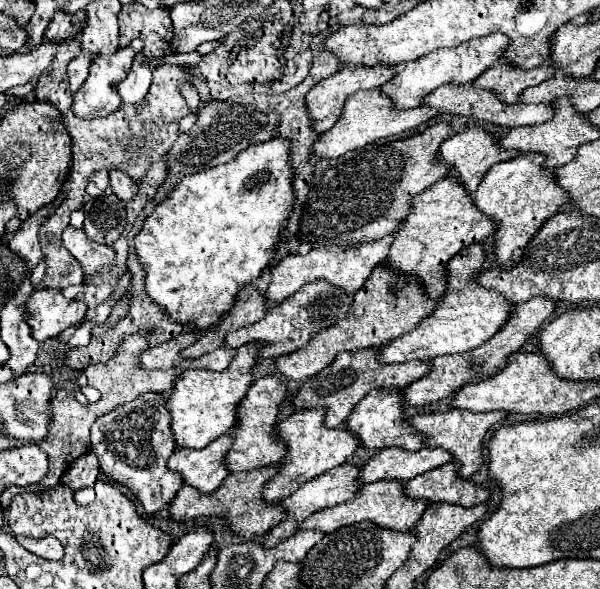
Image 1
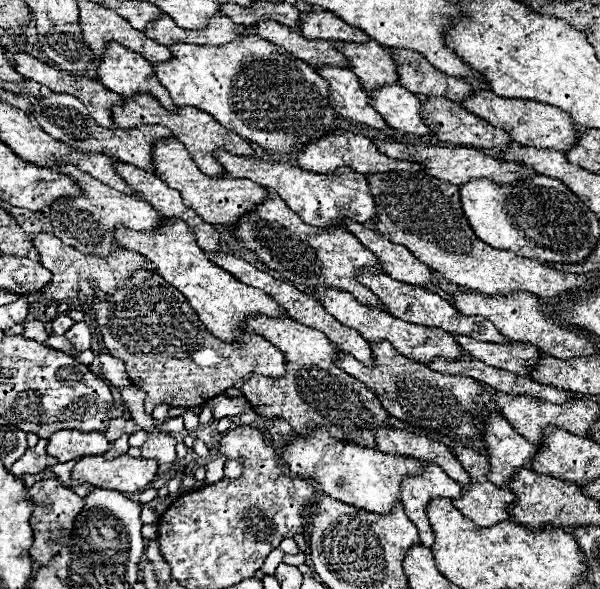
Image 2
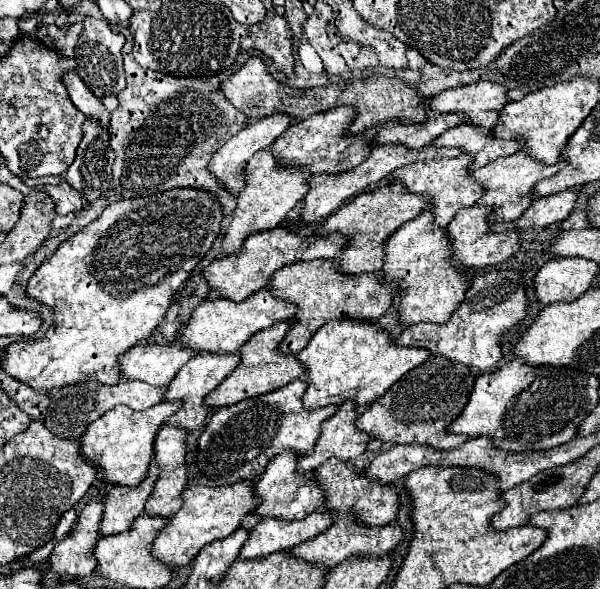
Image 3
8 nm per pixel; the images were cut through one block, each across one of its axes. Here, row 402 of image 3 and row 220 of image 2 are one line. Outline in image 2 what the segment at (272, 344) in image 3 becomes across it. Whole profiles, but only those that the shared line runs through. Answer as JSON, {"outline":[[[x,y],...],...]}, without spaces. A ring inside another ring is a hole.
{"outline":[[[168,138],[168,142],[156,142],[156,146],[152,148],[152,160],[156,162],[156,176],[162,178],[166,186],[178,190],[184,198],[184,204],[196,210],[200,218],[214,226],[230,228],[242,214],[254,210],[258,202],[266,200],[266,190],[252,180],[232,178],[230,174],[212,178],[200,172],[198,166],[192,162],[192,156],[184,150],[184,146],[180,146],[180,142],[176,142],[176,138]]]}

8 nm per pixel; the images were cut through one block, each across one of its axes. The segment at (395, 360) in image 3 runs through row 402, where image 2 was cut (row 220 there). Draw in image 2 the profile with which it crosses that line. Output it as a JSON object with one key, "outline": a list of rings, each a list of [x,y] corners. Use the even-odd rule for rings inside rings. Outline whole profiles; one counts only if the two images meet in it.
{"outline":[[[216,150],[216,160],[224,166],[224,170],[230,176],[236,178],[248,178],[260,186],[272,188],[280,194],[280,198],[294,210],[306,224],[326,228],[328,224],[342,224],[344,218],[352,218],[360,224],[370,222],[376,214],[374,198],[368,192],[366,178],[354,170],[340,168],[332,174],[312,174],[308,170],[300,170],[298,166],[292,166],[288,162],[276,162],[276,160],[262,160],[262,158],[244,158],[228,154],[226,150]]]}

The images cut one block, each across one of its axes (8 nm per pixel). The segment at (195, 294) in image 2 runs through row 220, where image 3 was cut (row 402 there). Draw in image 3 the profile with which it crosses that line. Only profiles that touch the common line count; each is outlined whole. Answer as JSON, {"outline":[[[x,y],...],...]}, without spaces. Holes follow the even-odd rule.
{"outline":[[[164,400],[140,412],[128,406],[116,406],[88,426],[86,434],[82,436],[82,444],[84,444],[82,452],[84,456],[92,458],[98,464],[100,474],[106,482],[118,484],[118,486],[136,486],[148,474],[148,466],[154,458],[154,440],[160,426],[166,422],[166,418],[176,414],[180,408],[182,408],[182,402],[178,400],[176,402]]]}

